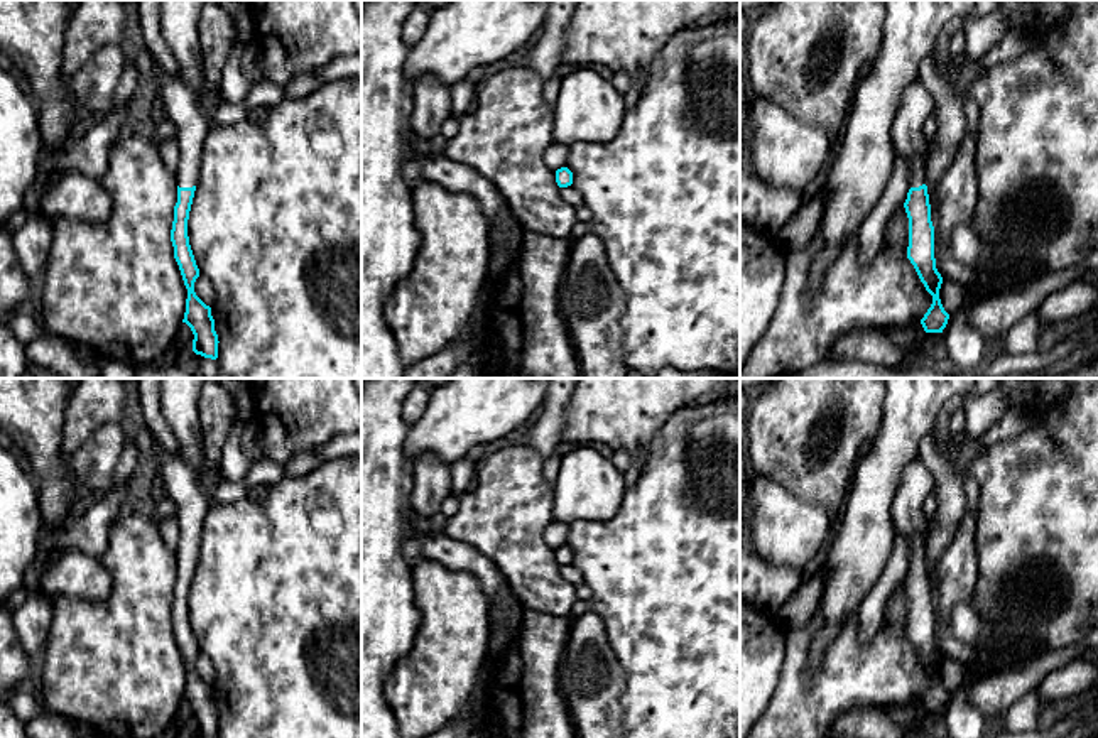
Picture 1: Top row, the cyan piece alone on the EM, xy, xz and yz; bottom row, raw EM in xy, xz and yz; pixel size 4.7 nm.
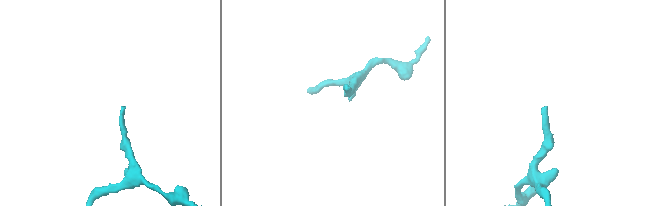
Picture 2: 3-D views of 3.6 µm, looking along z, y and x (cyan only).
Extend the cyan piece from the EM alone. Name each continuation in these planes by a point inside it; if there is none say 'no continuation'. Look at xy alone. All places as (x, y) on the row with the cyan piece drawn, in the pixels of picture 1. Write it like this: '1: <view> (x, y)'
1: xy (181, 108)

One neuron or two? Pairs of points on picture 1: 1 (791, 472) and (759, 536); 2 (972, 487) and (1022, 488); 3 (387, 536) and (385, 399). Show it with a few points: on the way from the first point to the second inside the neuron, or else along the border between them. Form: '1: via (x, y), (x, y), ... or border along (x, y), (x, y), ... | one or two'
1: border along (757, 475), (782, 485), (804, 500), (820, 502) | two
2: border along (967, 473), (978, 485), (978, 515) | two
3: via (387, 502), (389, 466), (385, 463), (385, 433) | one

